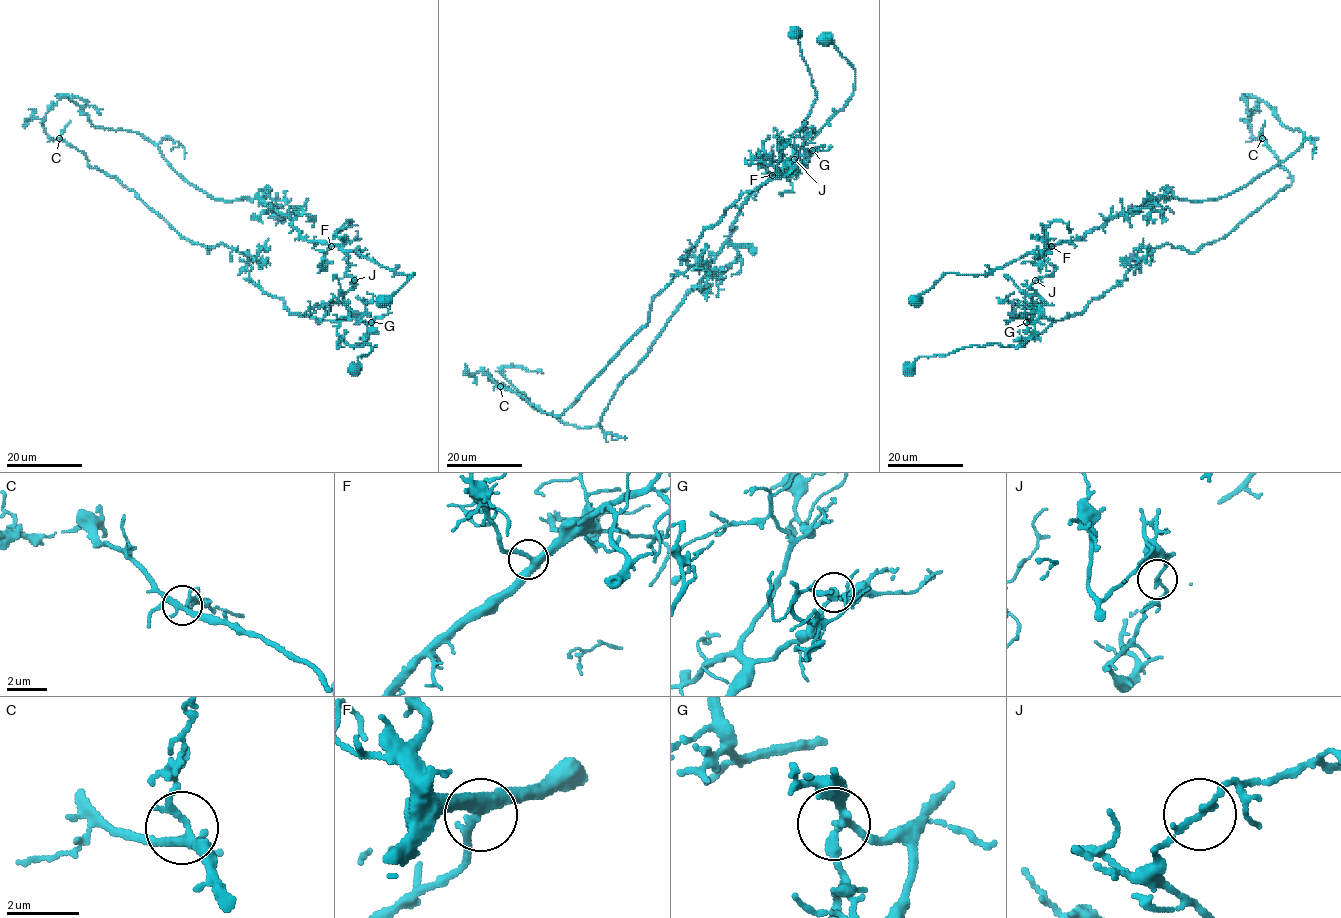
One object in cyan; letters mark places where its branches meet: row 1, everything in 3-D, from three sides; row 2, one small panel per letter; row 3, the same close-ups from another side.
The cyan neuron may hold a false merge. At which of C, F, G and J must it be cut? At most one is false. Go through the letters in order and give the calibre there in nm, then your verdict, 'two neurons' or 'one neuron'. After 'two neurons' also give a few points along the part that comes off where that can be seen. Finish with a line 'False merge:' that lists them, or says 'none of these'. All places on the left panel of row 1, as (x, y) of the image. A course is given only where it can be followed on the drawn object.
C: 240 nm | one neuron
F: 320 nm | one neuron
G: 220 nm | one neuron
J: 130 nm | two neurons | (354, 281), (349, 319), (292, 314), (249, 278), (247, 256), (182, 237), (53, 139), (43, 122), (57, 102)
False merge: J

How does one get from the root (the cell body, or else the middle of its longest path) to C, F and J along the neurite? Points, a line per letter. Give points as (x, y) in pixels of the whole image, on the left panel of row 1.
C: (384, 299), (414, 272), (349, 250), (354, 314), (292, 314), (247, 256), (182, 237), (59, 138)
F: (384, 299), (396, 292), (414, 272), (413, 275), (398, 274), (356, 250), (331, 246)
J: (384, 299), (414, 272), (398, 274), (349, 250), (345, 274), (354, 281)

